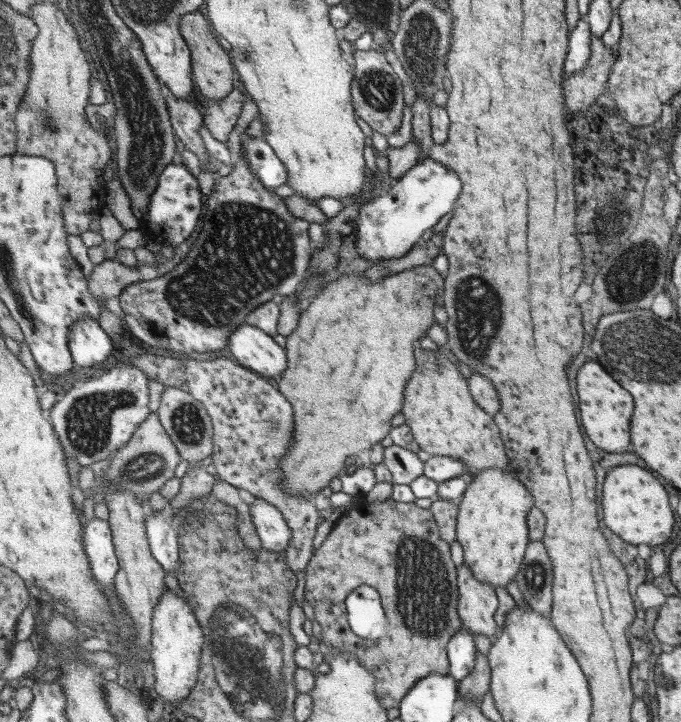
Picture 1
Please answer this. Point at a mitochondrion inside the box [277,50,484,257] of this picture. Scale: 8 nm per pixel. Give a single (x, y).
(377, 89)

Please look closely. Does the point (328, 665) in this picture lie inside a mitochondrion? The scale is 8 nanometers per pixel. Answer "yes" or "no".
no

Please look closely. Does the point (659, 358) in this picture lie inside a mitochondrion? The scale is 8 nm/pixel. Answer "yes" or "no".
yes

